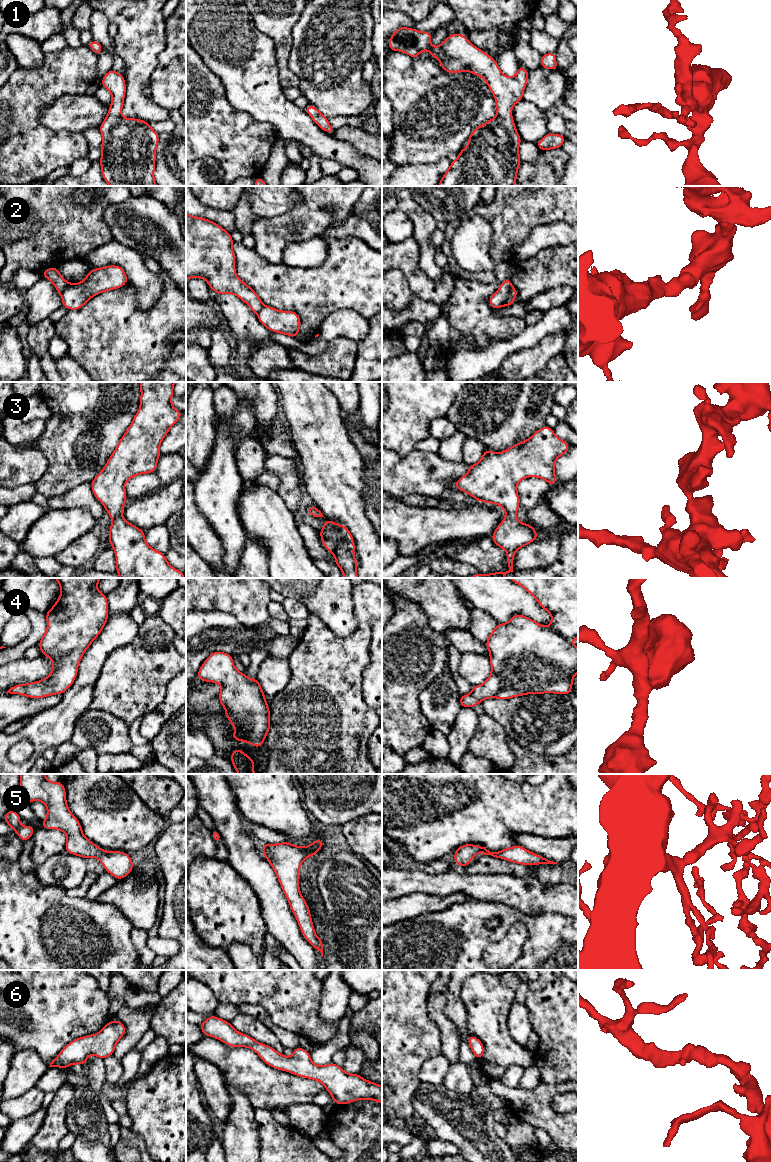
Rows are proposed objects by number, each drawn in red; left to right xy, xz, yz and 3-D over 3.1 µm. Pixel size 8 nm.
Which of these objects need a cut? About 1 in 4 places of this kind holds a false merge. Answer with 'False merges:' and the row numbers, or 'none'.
False merges: 2

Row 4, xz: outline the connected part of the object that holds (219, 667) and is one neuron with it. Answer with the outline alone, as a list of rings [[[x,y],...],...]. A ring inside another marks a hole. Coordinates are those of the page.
[[[215,651],[203,662],[197,679],[221,685],[218,700],[225,708],[225,716],[231,726],[238,729],[231,738],[256,748],[262,747],[271,721],[258,677],[250,679],[235,668],[232,655]]]

